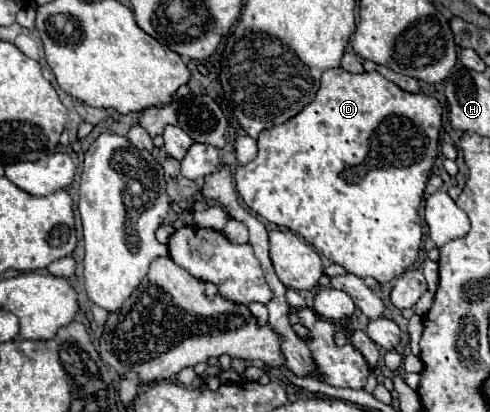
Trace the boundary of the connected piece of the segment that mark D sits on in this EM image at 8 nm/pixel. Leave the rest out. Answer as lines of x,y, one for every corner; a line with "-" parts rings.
329,68
323,72
321,78
321,88
315,96
315,100
311,104
307,104
299,114
295,114
293,118
289,118
285,124
273,126
269,130
263,130
257,138
257,146
259,146
259,154
253,162
239,166
235,172
235,182
237,182
237,190
243,198
243,202
261,218
277,224
277,226
285,226
297,234
301,234
321,256
331,258
331,262
339,264
345,268
345,272
351,272
359,278
367,278
373,276
377,282
391,282
395,278
399,278
407,268
413,266
413,262
419,256
419,246
421,246
421,216
419,216
419,208
423,204
423,192
427,186
427,180
431,176
435,158
437,158
437,140
439,140
439,130
441,130
441,106
439,100
433,96
427,96
423,92
419,94
409,94
405,90
401,90
399,86
395,86
393,82
389,82
387,78
383,78
379,72
363,72
363,74
353,74
347,72
343,68

